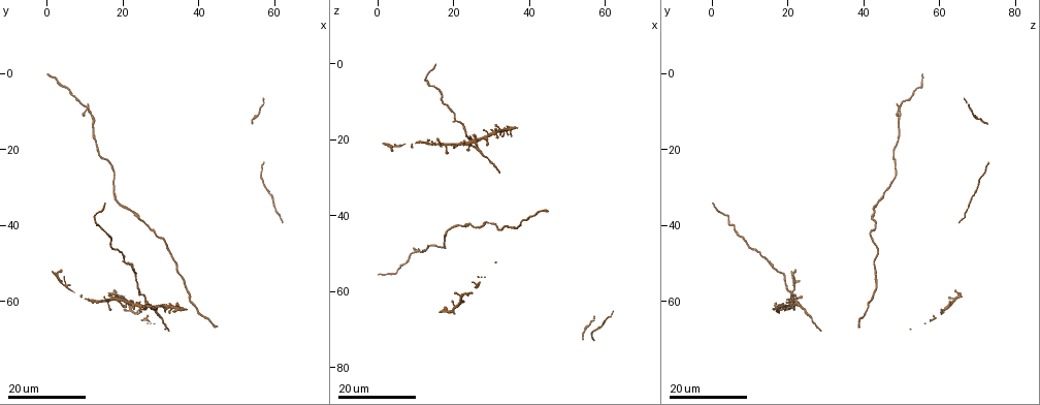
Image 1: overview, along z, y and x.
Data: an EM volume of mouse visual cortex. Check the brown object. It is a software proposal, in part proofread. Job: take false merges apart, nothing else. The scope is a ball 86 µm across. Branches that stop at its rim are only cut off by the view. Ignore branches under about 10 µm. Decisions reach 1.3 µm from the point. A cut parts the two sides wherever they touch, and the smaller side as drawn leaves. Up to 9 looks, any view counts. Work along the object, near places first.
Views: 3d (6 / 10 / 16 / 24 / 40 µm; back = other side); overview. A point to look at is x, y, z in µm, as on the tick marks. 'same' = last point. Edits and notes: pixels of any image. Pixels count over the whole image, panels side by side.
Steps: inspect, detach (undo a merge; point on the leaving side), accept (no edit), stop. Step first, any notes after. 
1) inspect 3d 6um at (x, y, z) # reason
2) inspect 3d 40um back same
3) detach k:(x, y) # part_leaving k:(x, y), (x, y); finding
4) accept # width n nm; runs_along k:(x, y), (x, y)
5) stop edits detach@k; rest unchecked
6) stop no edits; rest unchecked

inspect 3d 16um at (26.0, 60.5, 22.0) # three-way junction

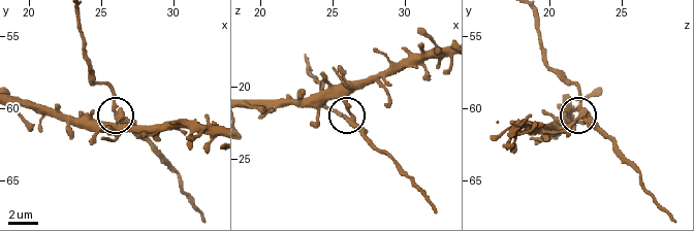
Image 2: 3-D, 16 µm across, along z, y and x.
inspect 3d 10um at (26.0, 60.4, 22.4) # zoom in

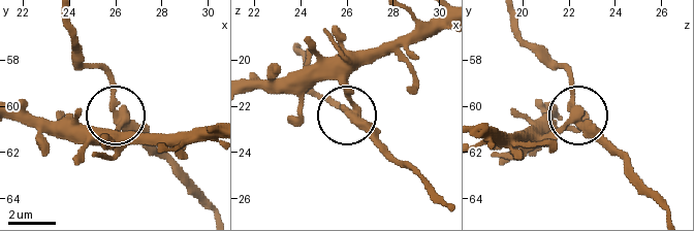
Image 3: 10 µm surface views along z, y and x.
accept # width 310 nm; one cell here

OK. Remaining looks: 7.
inspect 3d 24um at (23.0, 37.5, 42.5) # calibre changes

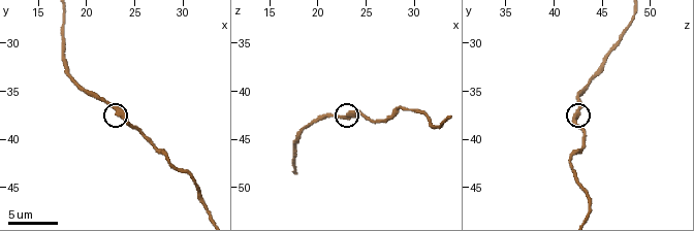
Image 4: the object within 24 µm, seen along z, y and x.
inspect 3d 6um at (23.2, 37.2, 42.6)

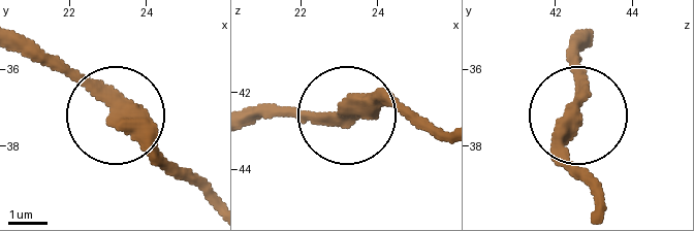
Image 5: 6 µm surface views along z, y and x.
accept # runs_along 5:(213, 201), (38, 46); one cell here

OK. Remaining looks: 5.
inspect 3d 10um at (28.6, 42.2, 41.8) # calibre changes

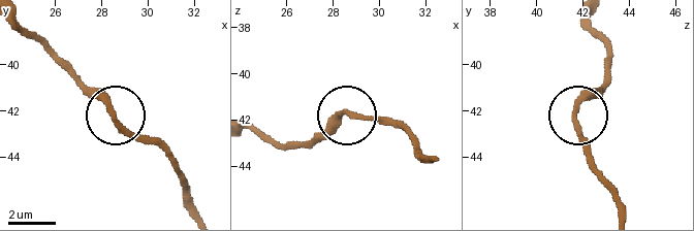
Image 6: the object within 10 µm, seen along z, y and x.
accept # all the same cell

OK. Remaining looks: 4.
inspect 3d 24um at (10.0, 9.5, 49.5) # sudden change in width

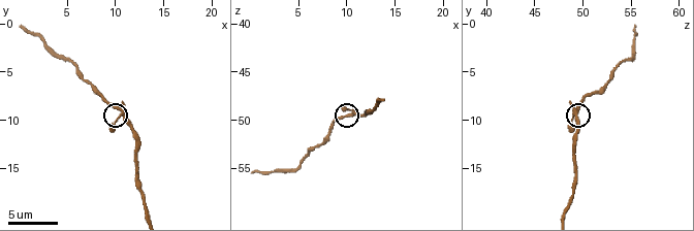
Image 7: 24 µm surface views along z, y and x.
inspect 3d 10um at (10.4, 8.8, 49.6)

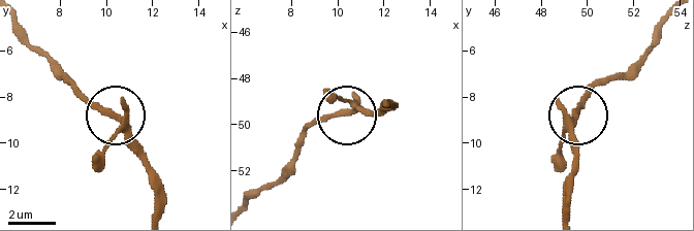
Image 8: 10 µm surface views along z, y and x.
accept # runs_along 8:(570, 213), (570, 125), (578, 101), (592, 86); continuous, no second cell

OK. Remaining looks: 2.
stop no edits; rest unchecked

